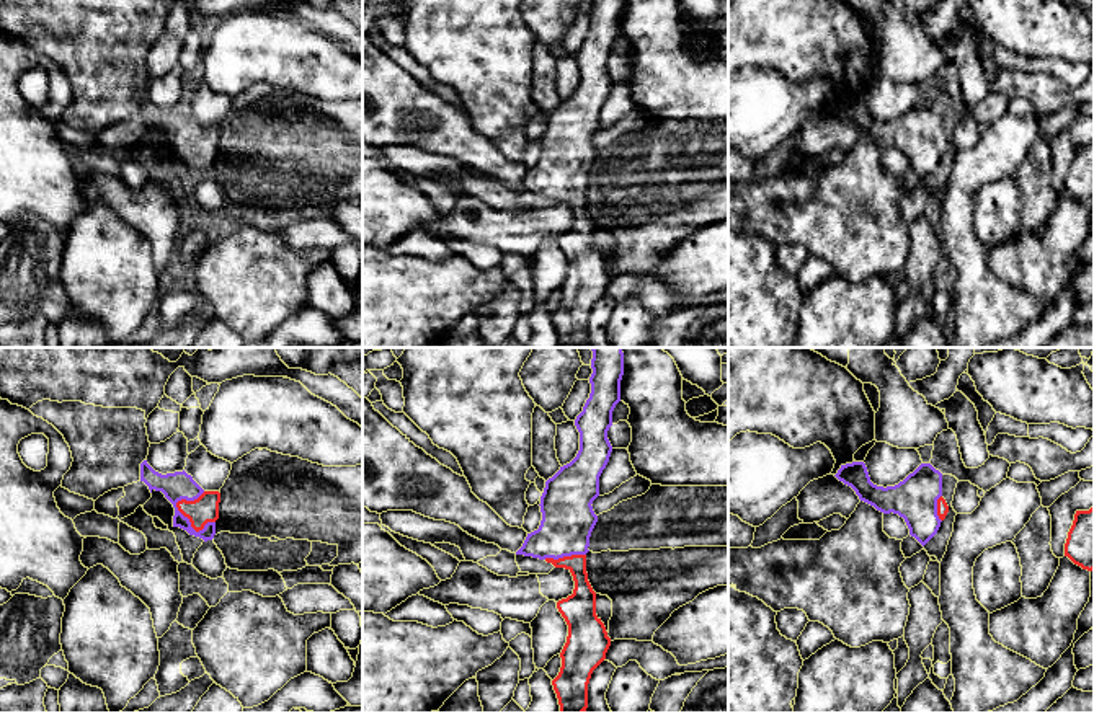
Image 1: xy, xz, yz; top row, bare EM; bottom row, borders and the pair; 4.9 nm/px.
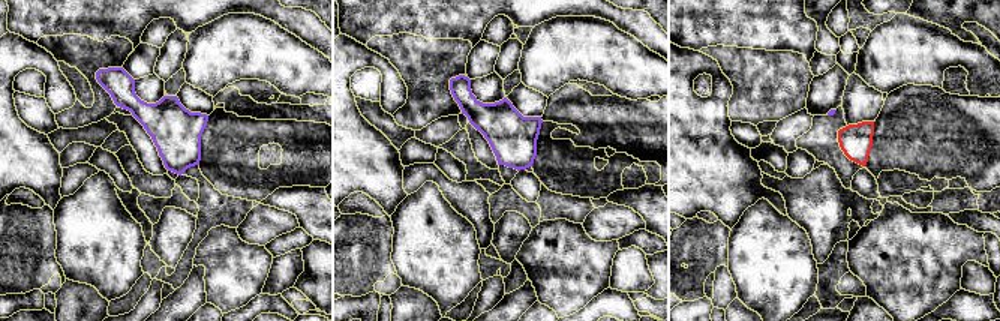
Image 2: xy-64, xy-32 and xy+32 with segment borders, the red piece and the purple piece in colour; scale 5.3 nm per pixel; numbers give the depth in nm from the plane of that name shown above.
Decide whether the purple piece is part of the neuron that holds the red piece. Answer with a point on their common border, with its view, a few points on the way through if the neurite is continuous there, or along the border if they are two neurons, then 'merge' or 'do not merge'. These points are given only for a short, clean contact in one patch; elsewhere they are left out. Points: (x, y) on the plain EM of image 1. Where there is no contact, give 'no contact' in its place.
xy (177, 139) | across xy (204, 144), (177, 139), (180, 119) | merge

